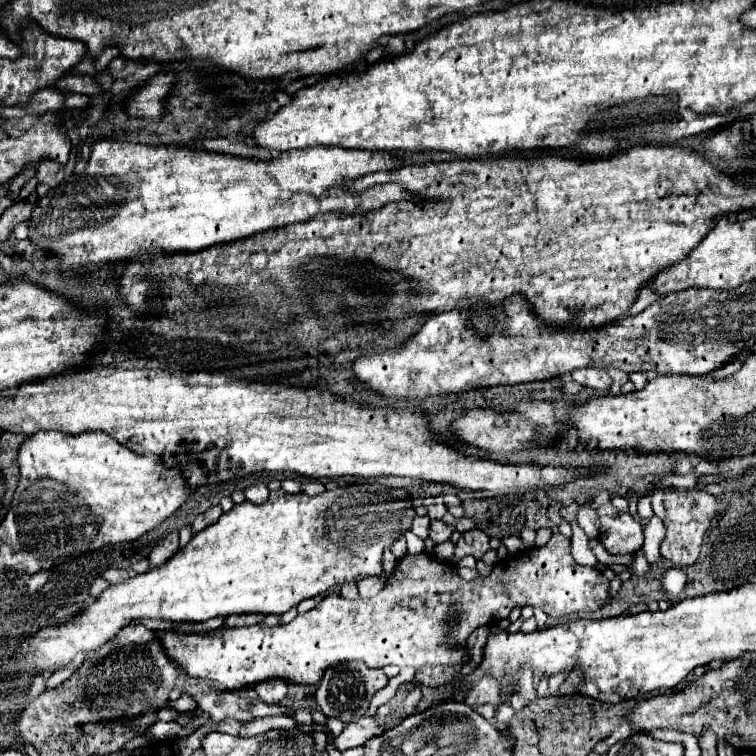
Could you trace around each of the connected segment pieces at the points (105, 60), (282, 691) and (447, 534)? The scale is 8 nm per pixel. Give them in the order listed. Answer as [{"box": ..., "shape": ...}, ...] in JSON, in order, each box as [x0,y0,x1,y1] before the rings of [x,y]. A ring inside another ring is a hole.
[{"box":[95,47,120,72],"shape":[[[106,47],[103,52],[97,57],[95,68],[97,72],[102,72],[104,69],[107,69],[110,62],[117,56],[120,55],[120,52],[117,47]]]},{"box":[253,680,287,704],"shape":[[[269,680],[267,686],[253,686],[253,690],[259,694],[259,698],[267,704],[279,704],[287,694],[287,682],[283,680]]]},{"box":[429,520,453,544],"shape":[[[431,520],[431,530],[429,530],[429,538],[435,540],[437,544],[449,540],[453,534],[453,526],[447,526],[443,524],[441,520]]]}]

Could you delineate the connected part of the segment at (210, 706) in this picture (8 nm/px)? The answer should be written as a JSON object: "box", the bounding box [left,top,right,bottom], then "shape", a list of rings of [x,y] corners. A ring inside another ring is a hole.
{"box":[177,692,253,726],"shape":[[[223,692],[223,694],[195,694],[193,696],[199,704],[199,708],[195,710],[195,716],[187,716],[187,714],[181,714],[177,718],[177,722],[183,726],[183,724],[189,724],[193,718],[197,718],[199,714],[203,712],[209,712],[209,720],[223,720],[223,718],[237,718],[239,722],[247,724],[253,720],[253,716],[249,714],[249,702],[245,698],[241,698],[237,692]]]}

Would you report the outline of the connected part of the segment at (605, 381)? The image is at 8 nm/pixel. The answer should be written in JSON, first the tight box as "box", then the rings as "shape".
{"box":[571,368,611,390],"shape":[[[584,368],[571,372],[573,380],[587,386],[587,388],[597,388],[597,390],[607,390],[611,386],[611,378],[607,374],[607,370],[599,370],[599,368]]]}

